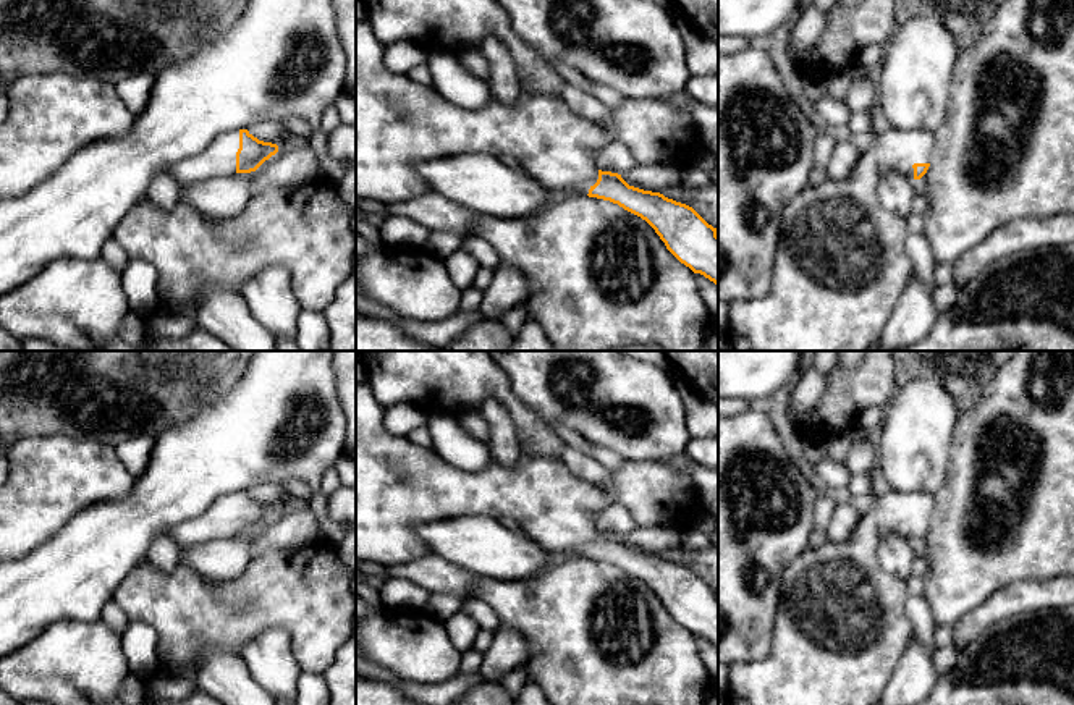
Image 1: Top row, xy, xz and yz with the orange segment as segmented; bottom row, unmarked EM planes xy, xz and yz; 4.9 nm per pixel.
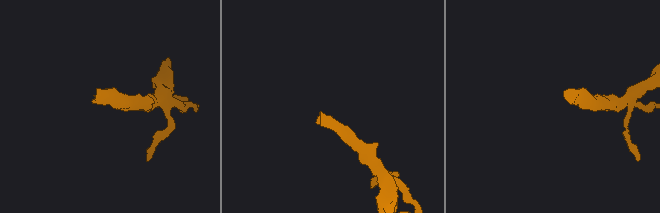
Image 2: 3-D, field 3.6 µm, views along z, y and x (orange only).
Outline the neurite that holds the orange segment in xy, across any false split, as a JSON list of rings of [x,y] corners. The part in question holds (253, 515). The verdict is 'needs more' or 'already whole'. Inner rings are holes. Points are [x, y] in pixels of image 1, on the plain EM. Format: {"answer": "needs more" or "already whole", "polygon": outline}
{"answer": "needs more", "polygon": [[[247,492],[218,496],[202,514],[168,529],[167,535],[181,553],[204,542],[256,534],[278,514],[278,508],[254,500]]]}

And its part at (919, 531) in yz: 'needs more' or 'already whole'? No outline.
needs more

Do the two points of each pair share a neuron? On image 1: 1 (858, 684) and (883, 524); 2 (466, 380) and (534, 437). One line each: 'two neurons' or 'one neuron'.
1: one neuron
2: one neuron

